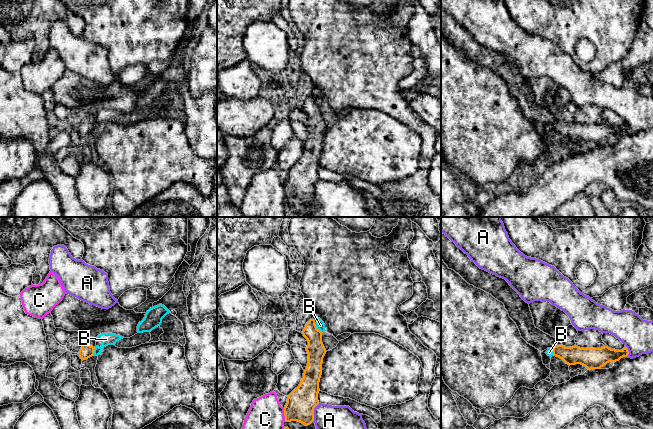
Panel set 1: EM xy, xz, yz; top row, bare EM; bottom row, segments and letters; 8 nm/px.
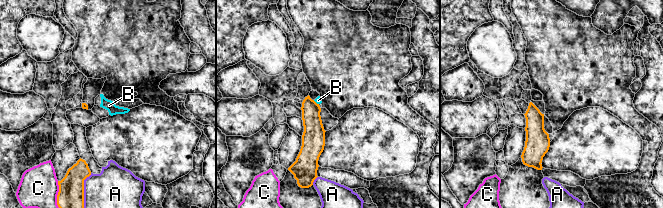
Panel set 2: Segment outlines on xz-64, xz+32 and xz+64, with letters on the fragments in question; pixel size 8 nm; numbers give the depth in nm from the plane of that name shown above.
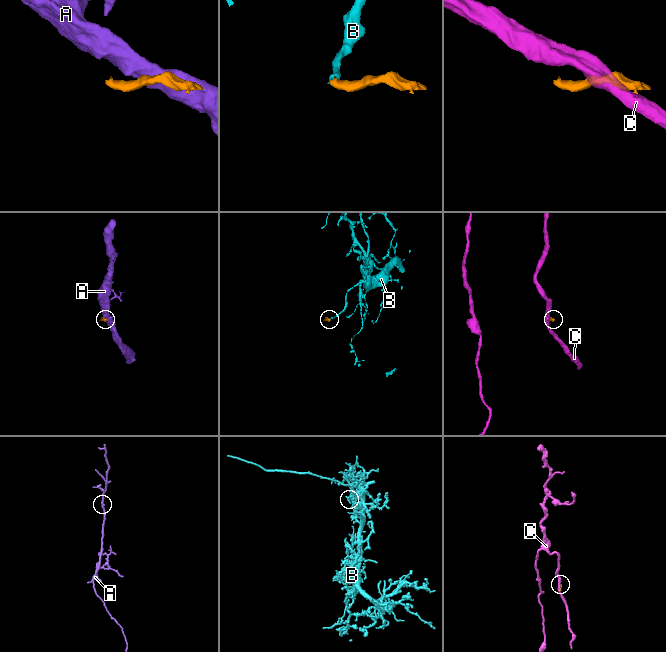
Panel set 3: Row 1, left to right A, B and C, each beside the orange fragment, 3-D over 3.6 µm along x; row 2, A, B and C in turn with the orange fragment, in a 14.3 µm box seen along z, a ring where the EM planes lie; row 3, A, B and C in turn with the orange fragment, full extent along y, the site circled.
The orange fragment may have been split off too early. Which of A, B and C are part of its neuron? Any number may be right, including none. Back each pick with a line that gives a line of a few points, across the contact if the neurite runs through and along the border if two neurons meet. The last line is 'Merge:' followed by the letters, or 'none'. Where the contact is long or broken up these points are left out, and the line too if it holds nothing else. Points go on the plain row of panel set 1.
Merge: none

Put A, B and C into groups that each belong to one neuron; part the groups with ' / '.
A / B / C

